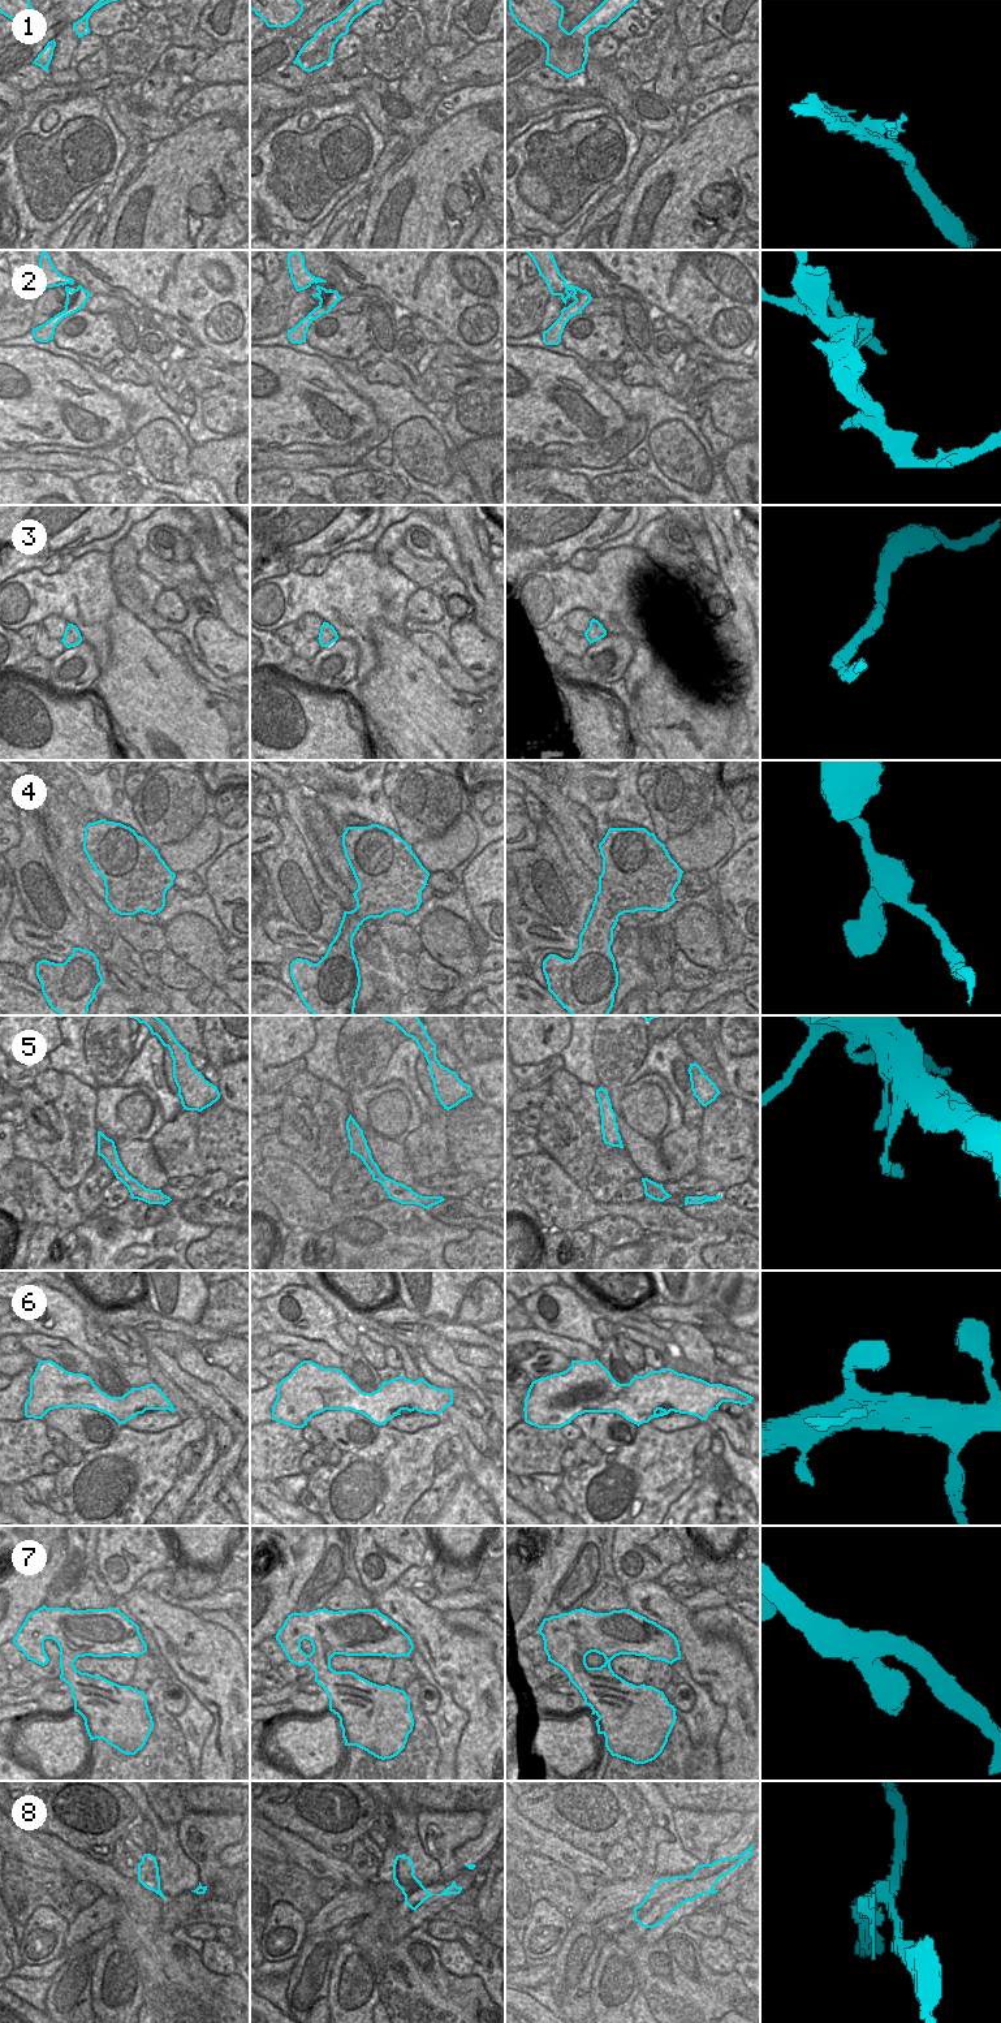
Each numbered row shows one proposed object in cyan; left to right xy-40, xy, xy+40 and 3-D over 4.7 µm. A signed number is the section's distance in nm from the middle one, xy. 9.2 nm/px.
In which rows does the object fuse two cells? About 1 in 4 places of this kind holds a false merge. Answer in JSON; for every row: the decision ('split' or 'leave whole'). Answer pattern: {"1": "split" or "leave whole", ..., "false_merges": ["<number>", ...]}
{"1": "split", "2": "leave whole", "3": "leave whole", "4": "leave whole", "5": "leave whole", "6": "leave whole", "7": "leave whole", "8": "split", "false_merges": ["1", "8"]}

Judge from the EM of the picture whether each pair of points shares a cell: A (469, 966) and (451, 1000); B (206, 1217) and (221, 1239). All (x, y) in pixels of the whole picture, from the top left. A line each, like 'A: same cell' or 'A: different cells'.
A: different cells
B: different cells

